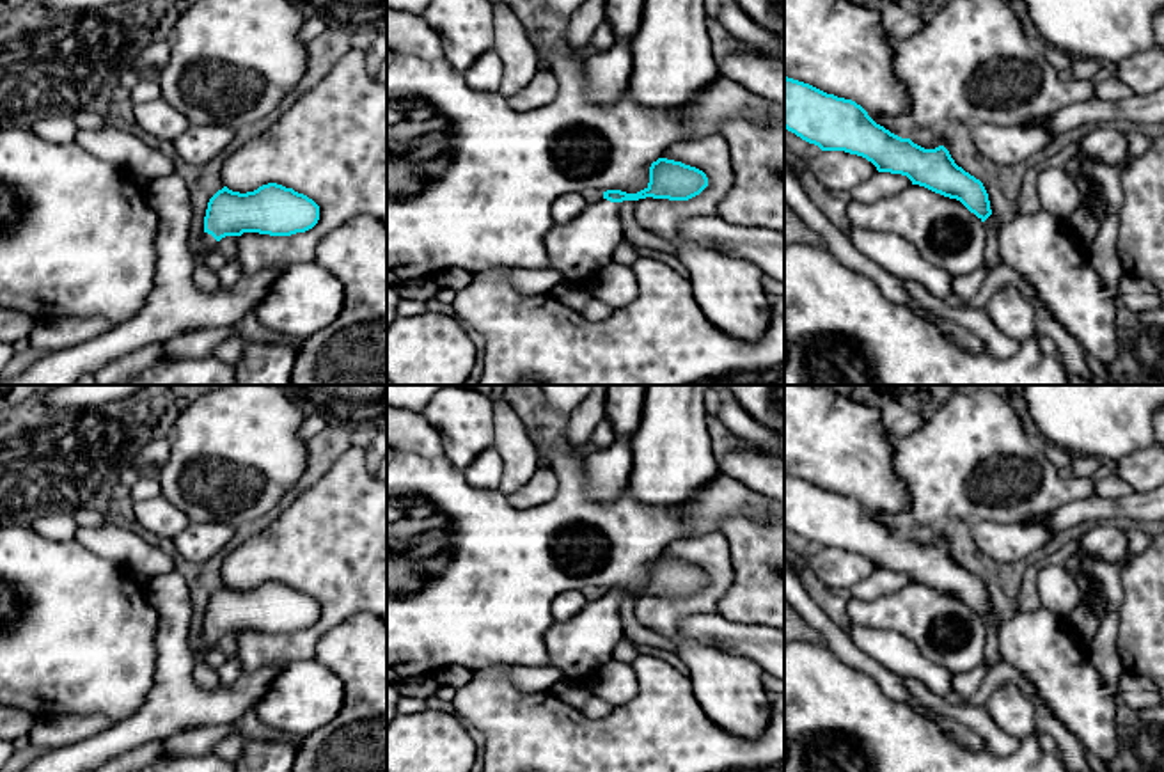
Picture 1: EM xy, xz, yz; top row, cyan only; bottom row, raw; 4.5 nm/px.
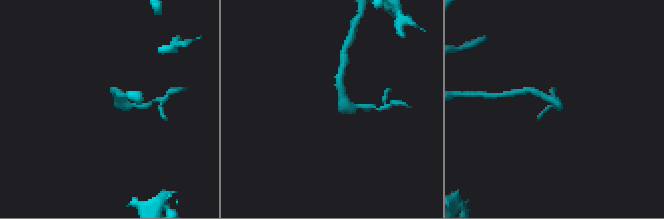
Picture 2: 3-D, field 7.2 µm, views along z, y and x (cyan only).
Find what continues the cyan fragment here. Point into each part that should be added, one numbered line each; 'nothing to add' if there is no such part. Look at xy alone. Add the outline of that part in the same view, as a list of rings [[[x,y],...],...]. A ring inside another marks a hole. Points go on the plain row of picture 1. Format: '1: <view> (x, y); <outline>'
1: xy (206, 639); [[[202,628],[202,632],[199,635],[199,651],[201,651],[201,657],[204,657],[204,653],[209,651],[211,648],[215,648],[216,641],[218,639],[211,632]]]

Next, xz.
1: xz (579, 646); [[[600,596],[587,602],[584,611],[571,619],[555,621],[545,635],[550,666],[564,674],[564,680],[589,685],[593,676],[612,660],[619,641],[625,639],[619,619],[619,600]]]

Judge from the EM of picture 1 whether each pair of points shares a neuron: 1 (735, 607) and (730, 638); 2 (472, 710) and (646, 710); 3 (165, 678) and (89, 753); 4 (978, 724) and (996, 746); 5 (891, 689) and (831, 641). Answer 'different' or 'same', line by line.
1: different
2: same
3: same
4: same
5: same

